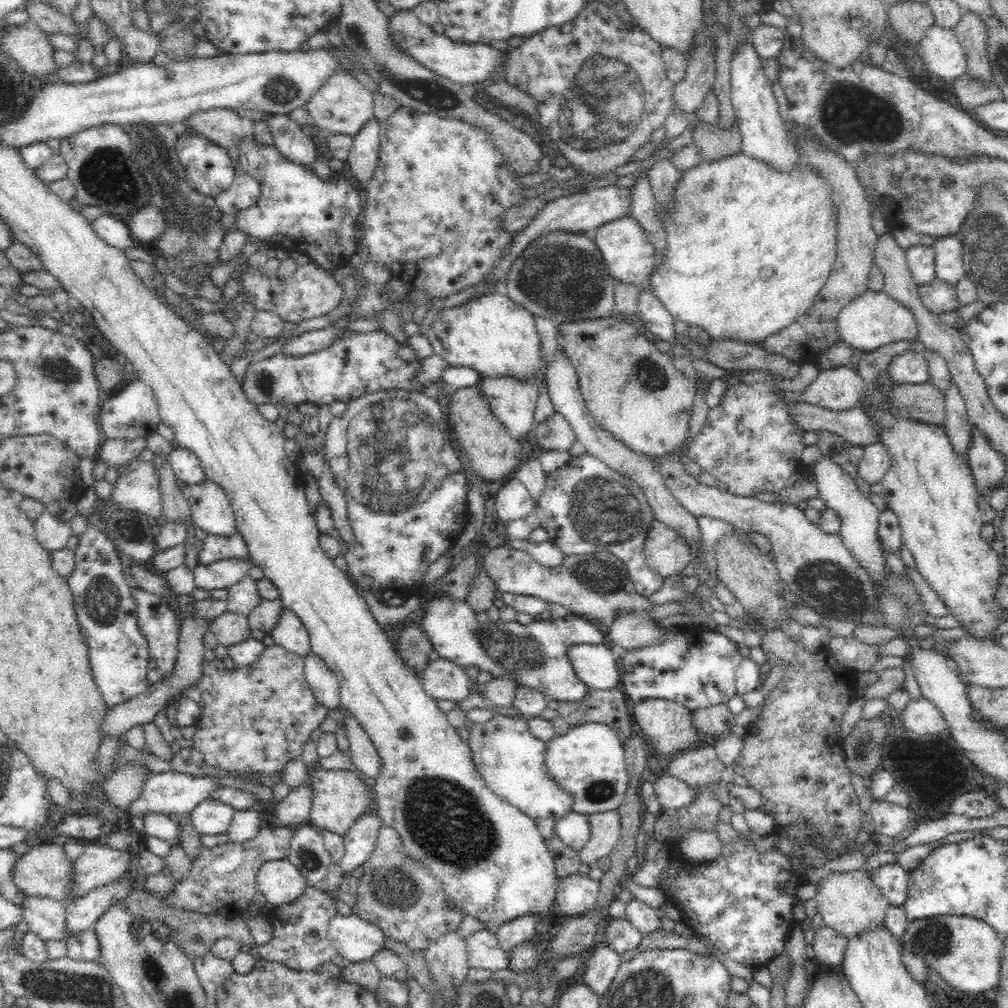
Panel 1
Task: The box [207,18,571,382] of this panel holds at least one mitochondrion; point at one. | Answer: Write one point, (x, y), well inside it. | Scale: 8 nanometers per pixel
(438, 96)

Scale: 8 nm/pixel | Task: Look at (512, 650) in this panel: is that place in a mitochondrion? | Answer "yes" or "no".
yes

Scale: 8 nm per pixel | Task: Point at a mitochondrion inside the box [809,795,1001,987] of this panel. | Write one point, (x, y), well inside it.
(936, 938)

